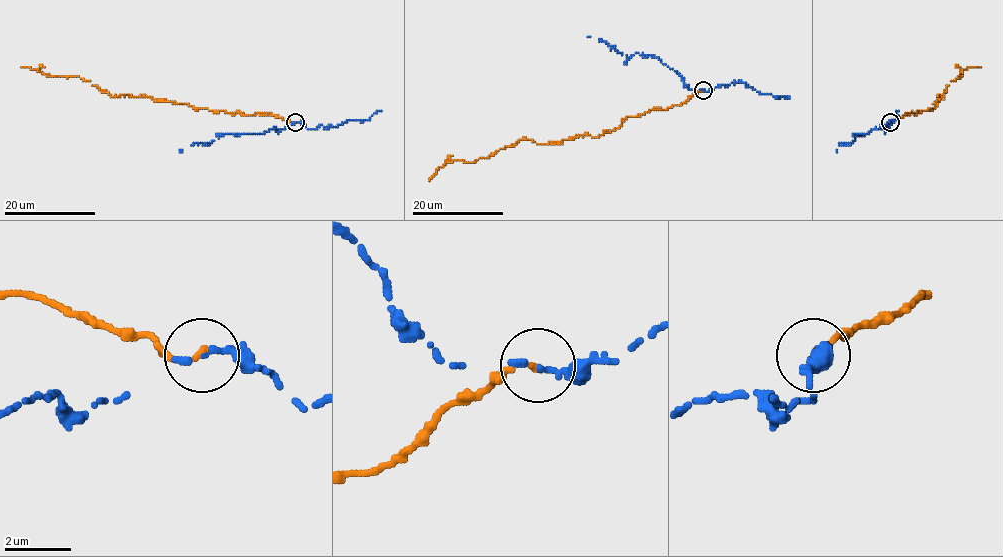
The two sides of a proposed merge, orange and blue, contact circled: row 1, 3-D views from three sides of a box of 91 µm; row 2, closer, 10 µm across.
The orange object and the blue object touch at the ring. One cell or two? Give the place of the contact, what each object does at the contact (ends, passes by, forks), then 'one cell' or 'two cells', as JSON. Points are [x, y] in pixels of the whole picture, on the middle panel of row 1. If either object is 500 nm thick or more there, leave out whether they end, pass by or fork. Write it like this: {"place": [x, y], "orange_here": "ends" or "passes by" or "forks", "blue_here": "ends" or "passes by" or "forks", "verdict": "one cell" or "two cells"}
{"place": [703, 90], "orange_here": "ends", "blue_here": "ends", "verdict": "two cells"}

